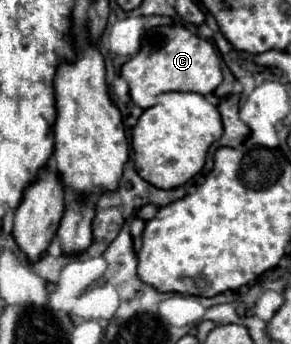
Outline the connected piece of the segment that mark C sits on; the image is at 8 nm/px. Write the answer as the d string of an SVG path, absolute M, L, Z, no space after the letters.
M157 26L147 30L141 50L123 64L123 80L129 84L129 96L139 108L151 108L163 92L197 92L211 94L223 80L215 48L183 26Z

